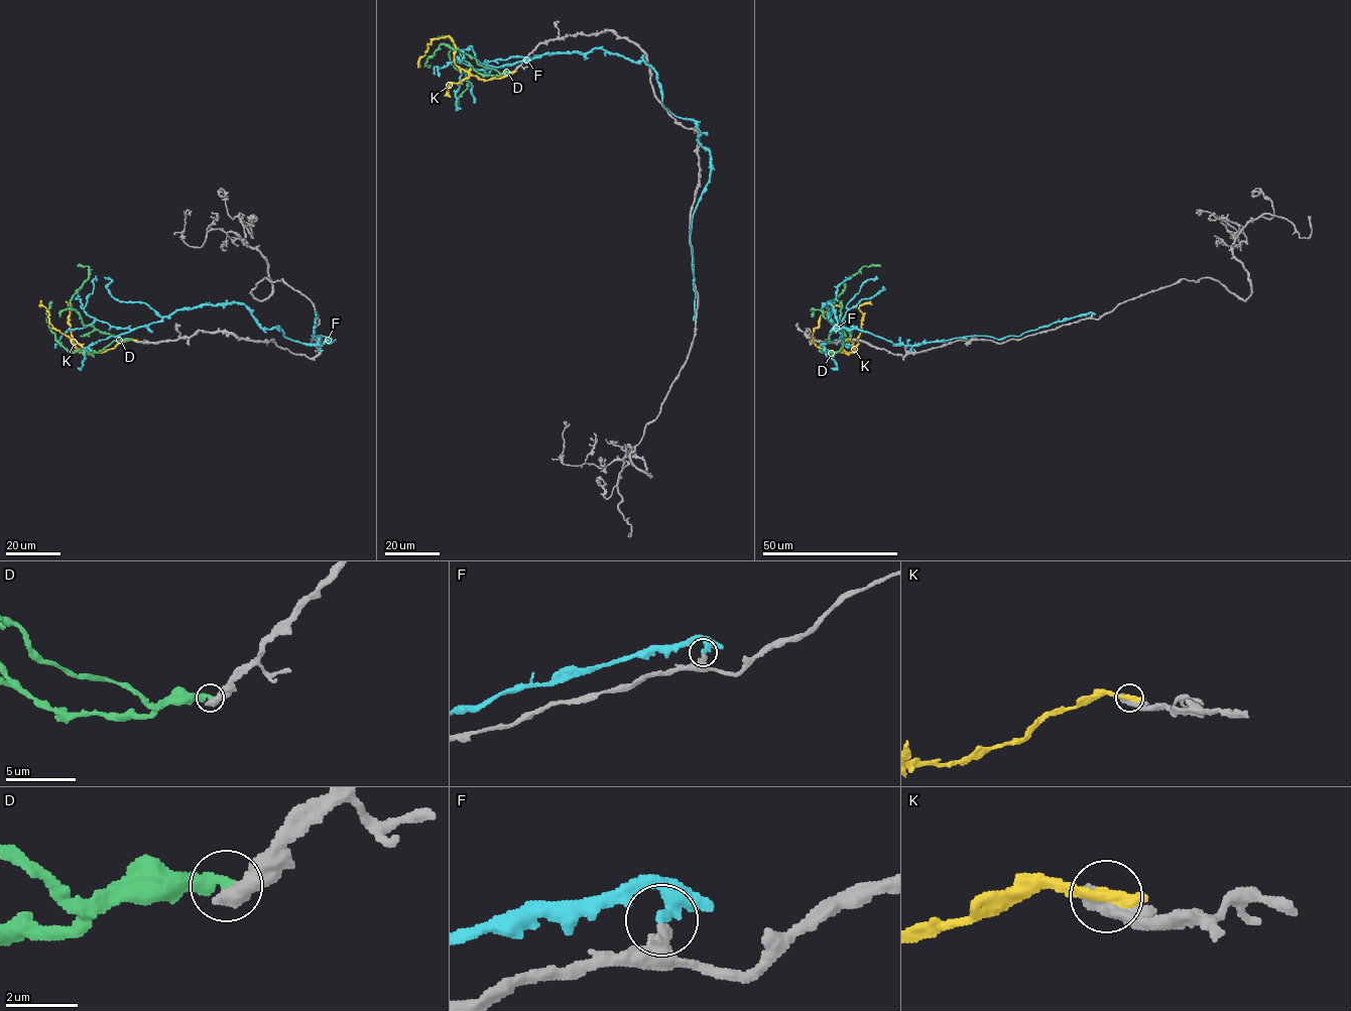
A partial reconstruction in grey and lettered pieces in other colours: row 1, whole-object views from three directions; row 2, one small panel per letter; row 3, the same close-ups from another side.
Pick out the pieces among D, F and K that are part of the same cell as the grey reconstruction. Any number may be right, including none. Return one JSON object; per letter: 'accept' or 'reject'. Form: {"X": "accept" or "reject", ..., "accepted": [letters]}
{"D": "reject", "F": "reject", "K": "reject", "accepted": []}

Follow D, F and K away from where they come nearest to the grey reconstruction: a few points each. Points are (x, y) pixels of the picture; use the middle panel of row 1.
D: (512, 73), (479, 75), (458, 47), (452, 47), (450, 61), (467, 73), (468, 87), (458, 106)
F: (695, 317), (690, 232), (710, 152), (655, 71), (600, 48), (543, 53), (462, 73), (475, 103)
K: (513, 72), (488, 80), (472, 76), (456, 65), (455, 43), (449, 37), (435, 38), (426, 45), (419, 68)

